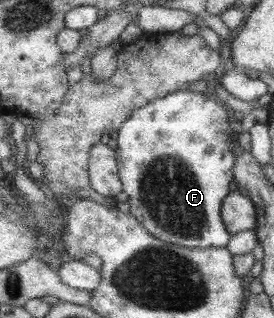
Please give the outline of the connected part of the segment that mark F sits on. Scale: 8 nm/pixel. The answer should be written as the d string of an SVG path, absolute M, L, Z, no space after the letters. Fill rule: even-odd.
M184 88L136 109L118 132L117 162L132 216L164 242L186 248L227 247L233 235L223 221L223 204L235 189L238 134L228 124L226 105Z

